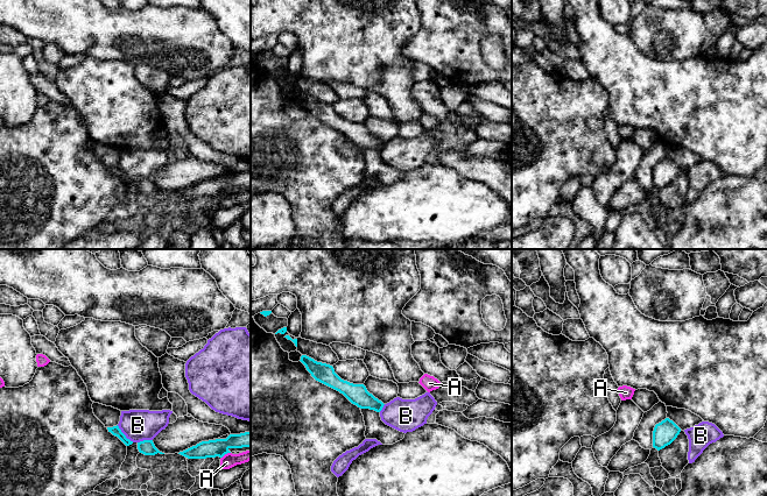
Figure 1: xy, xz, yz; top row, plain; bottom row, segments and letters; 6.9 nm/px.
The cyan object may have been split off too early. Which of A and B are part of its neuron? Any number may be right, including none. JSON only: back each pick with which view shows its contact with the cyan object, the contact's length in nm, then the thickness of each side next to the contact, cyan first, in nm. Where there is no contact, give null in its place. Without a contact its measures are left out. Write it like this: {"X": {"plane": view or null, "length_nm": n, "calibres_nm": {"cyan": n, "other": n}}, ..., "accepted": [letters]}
{"accepted": []}

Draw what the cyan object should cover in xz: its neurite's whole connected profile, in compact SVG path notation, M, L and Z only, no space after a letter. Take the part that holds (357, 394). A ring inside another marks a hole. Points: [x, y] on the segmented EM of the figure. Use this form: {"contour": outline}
{"contour": "M302 355L300 361L316 381L339 391L358 408L374 410L377 412L382 410L385 404L370 394L364 384L353 384L342 380L335 373L332 366L317 362L307 355Z"}

